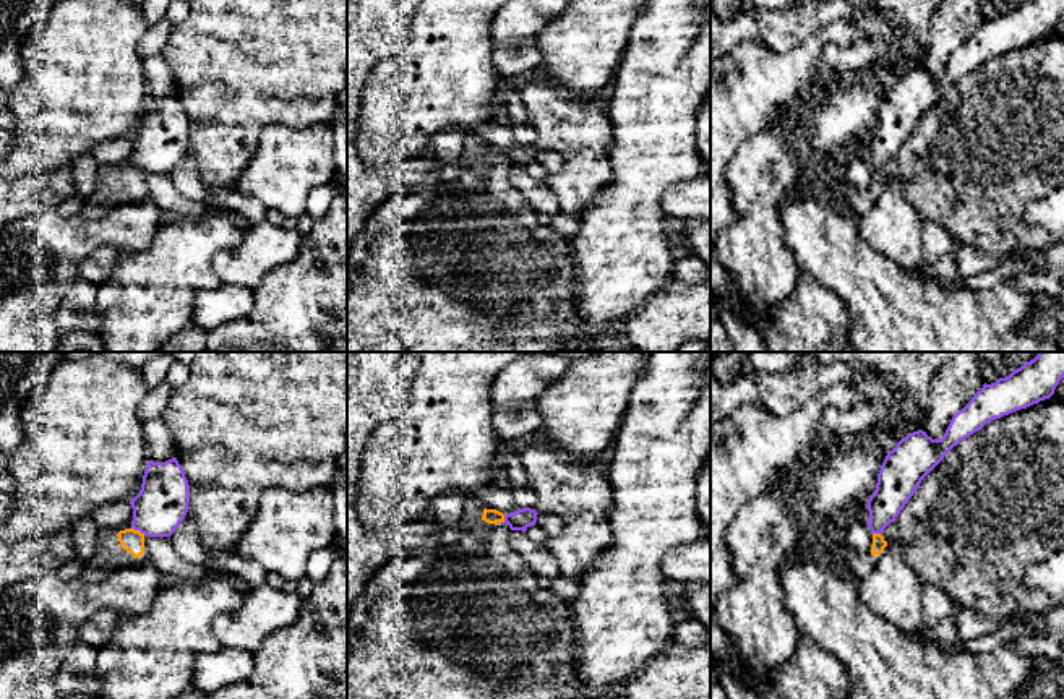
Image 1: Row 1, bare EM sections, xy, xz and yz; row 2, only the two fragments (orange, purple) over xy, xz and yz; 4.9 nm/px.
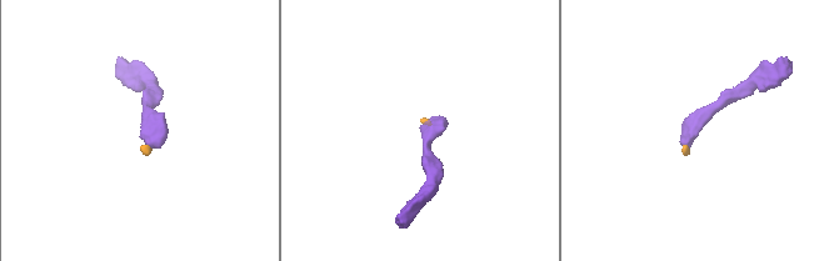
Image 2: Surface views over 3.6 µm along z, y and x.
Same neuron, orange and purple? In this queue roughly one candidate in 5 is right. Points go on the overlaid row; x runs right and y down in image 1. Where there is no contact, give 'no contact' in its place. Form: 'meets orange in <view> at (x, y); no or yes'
meets orange in xy at (138, 531); no

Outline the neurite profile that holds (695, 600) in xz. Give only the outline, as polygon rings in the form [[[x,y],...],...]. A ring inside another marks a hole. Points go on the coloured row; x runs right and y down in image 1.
[[[684,584],[683,592],[671,597],[671,602],[683,618],[693,618],[710,631],[710,584]]]

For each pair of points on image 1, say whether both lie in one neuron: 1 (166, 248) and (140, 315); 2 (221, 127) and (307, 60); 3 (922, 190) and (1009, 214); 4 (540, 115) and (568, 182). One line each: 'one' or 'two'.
1: one
2: one
3: one
4: one

